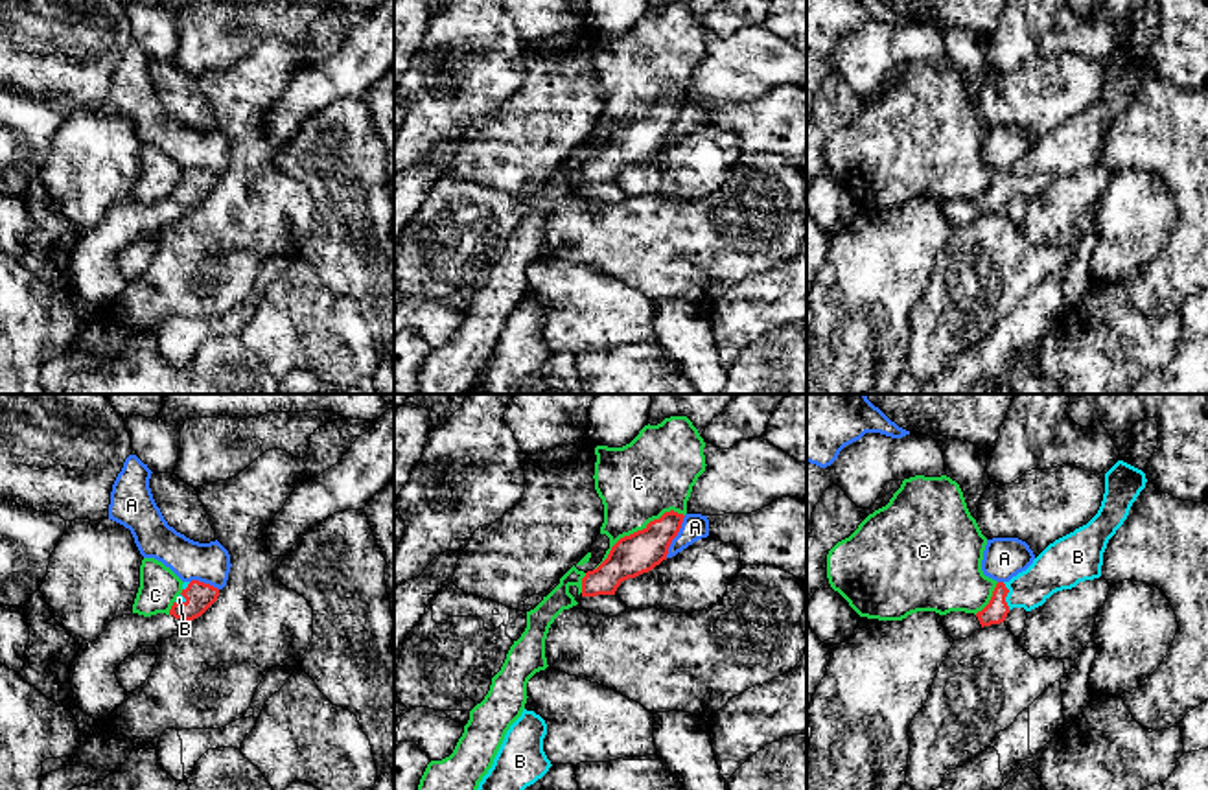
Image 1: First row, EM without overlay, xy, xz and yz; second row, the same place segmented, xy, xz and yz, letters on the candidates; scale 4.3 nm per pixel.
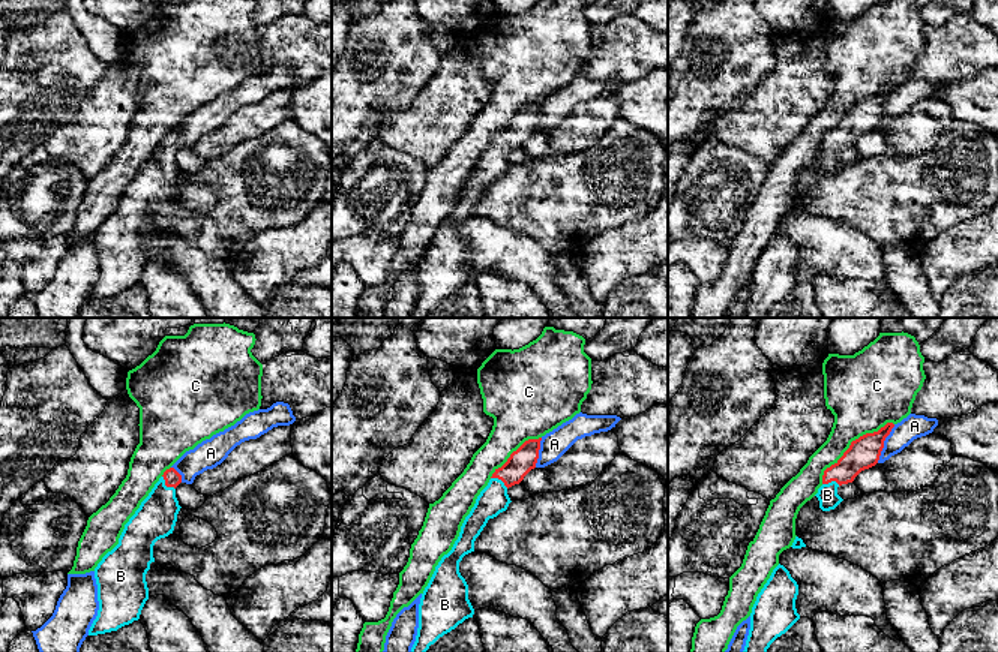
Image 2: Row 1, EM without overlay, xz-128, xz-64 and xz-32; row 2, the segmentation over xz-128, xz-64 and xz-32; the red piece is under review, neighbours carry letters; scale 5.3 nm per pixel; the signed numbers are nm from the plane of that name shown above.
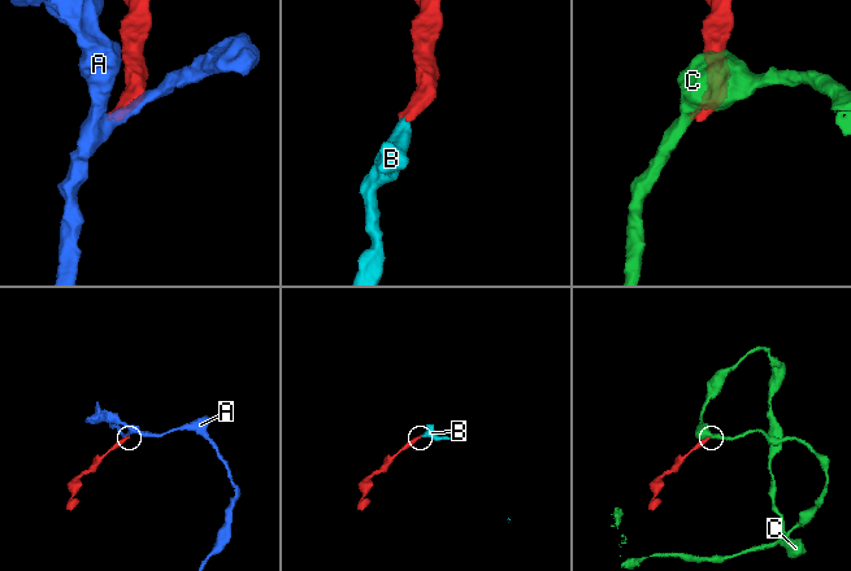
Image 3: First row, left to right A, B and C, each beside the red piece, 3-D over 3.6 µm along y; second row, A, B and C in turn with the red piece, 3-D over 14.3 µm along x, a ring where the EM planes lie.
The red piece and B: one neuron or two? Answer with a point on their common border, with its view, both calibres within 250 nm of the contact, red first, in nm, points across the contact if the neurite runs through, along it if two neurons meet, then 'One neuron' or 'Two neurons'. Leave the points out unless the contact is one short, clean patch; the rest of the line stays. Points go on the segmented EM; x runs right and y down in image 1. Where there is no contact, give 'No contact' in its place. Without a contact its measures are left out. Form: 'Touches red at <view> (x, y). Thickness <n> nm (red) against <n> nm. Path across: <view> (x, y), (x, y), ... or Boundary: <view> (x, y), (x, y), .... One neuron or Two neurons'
Touches red at yz (1006, 595). Thickness 100 nm (red) against 190 nm. Path across: yz (995, 612), (1006, 595), (1032, 588), (1056, 568). One neuron

